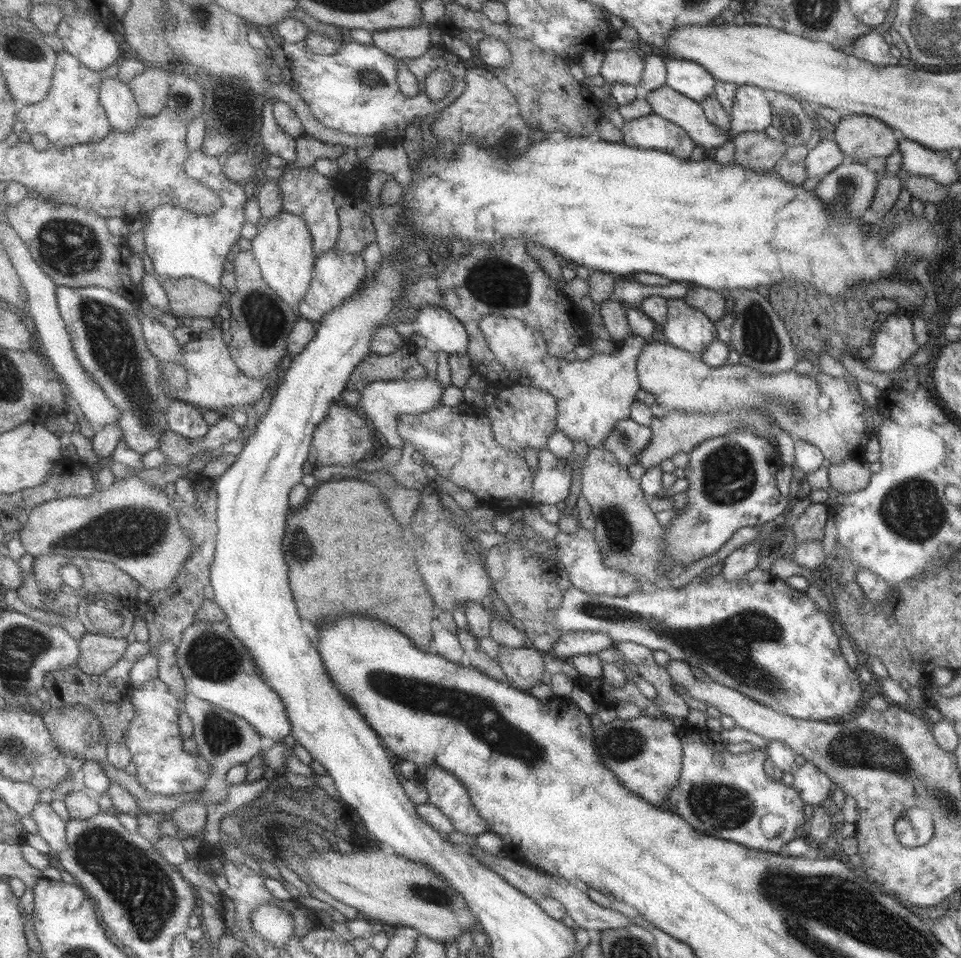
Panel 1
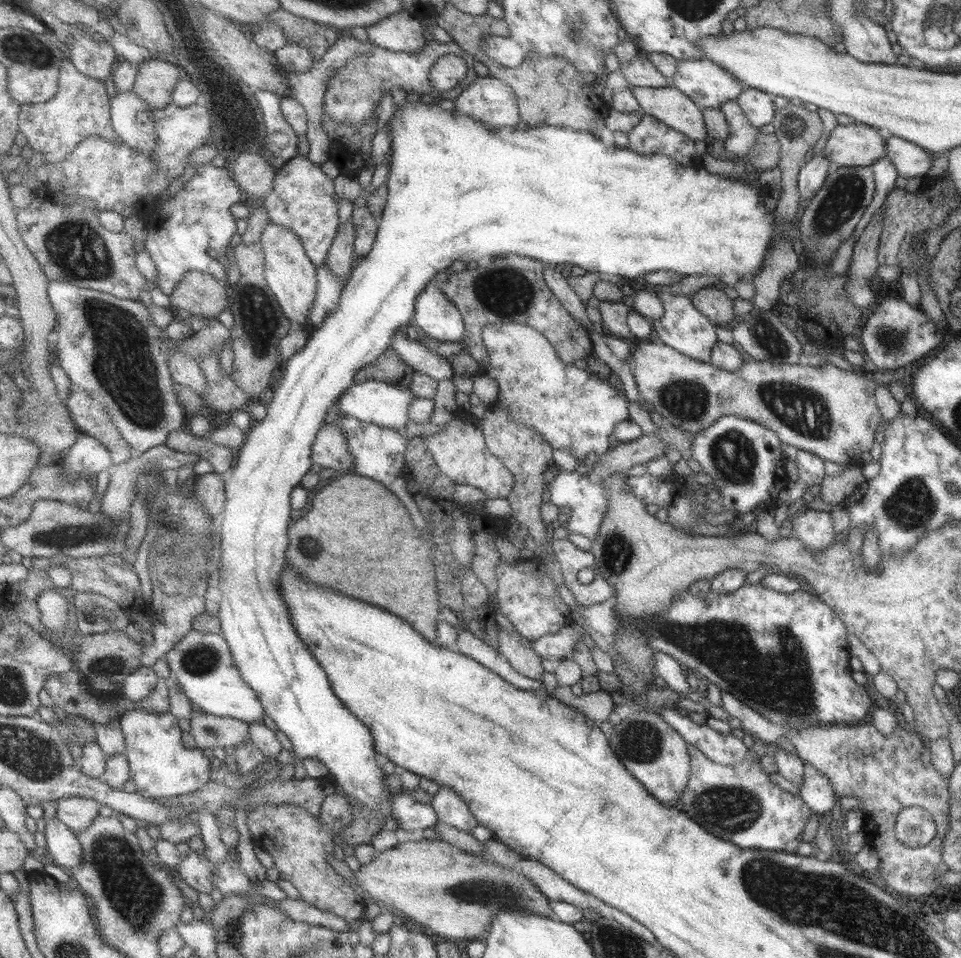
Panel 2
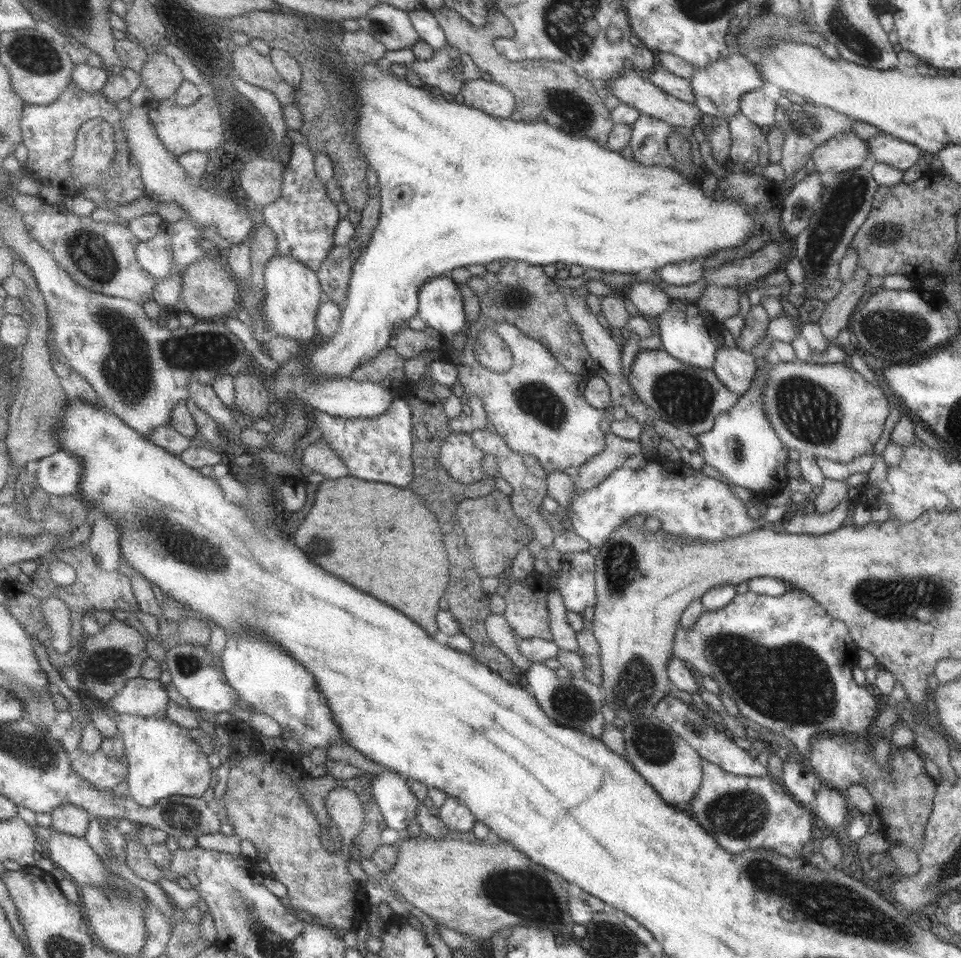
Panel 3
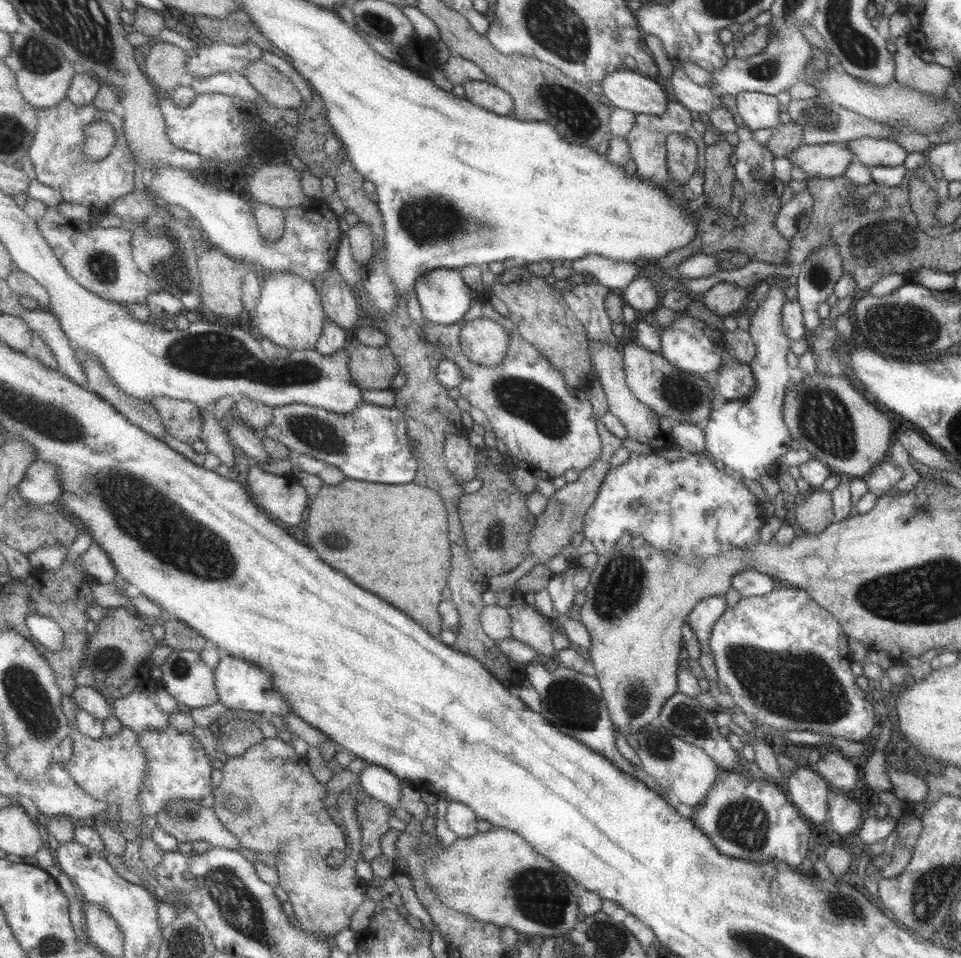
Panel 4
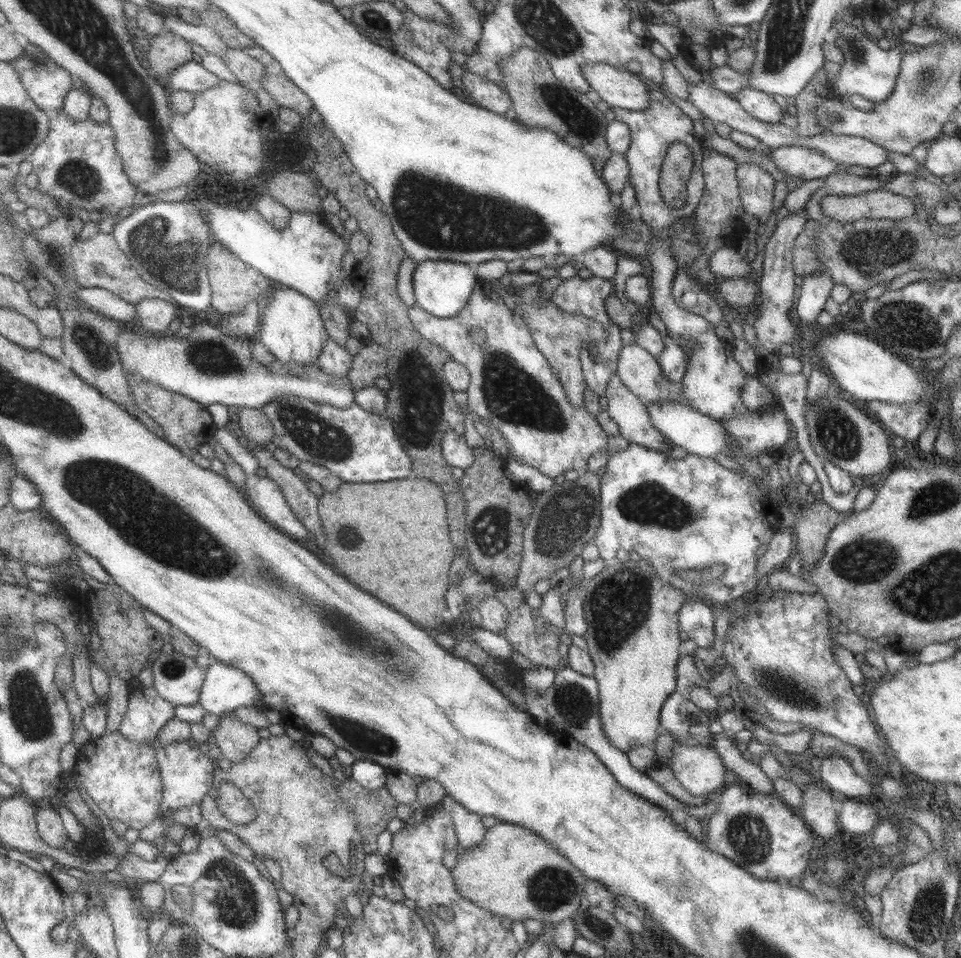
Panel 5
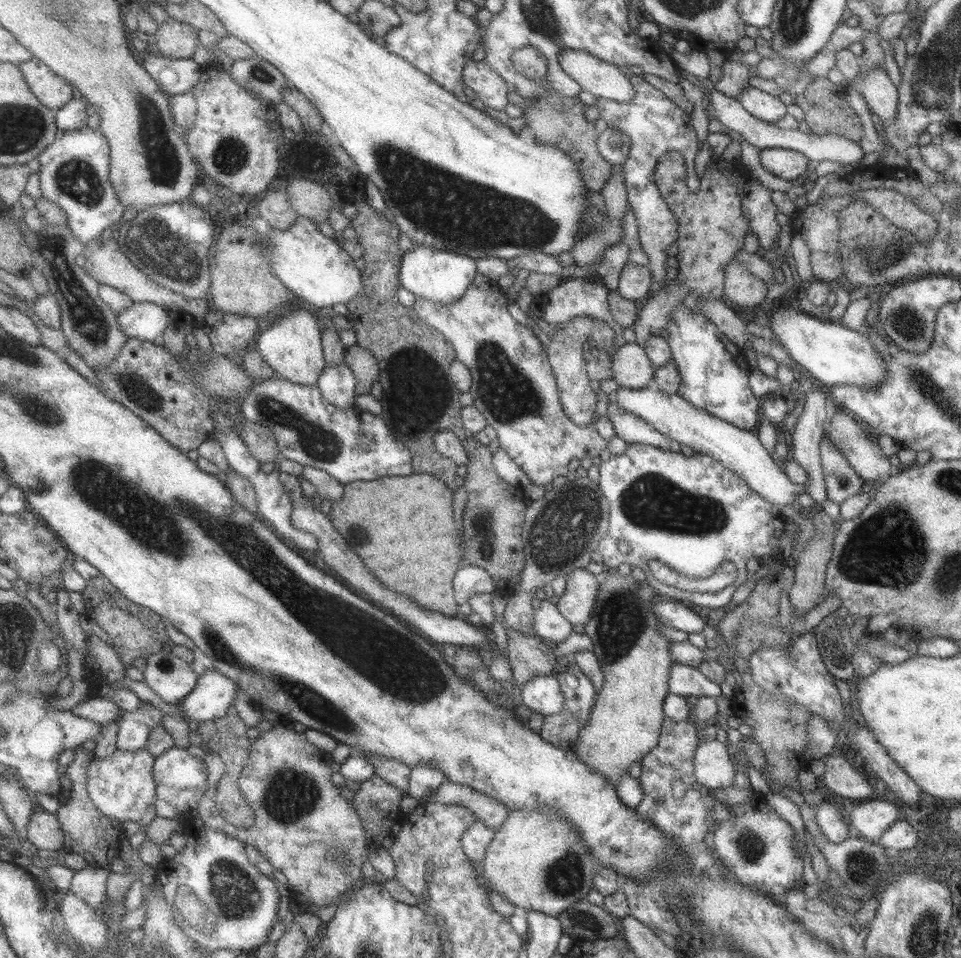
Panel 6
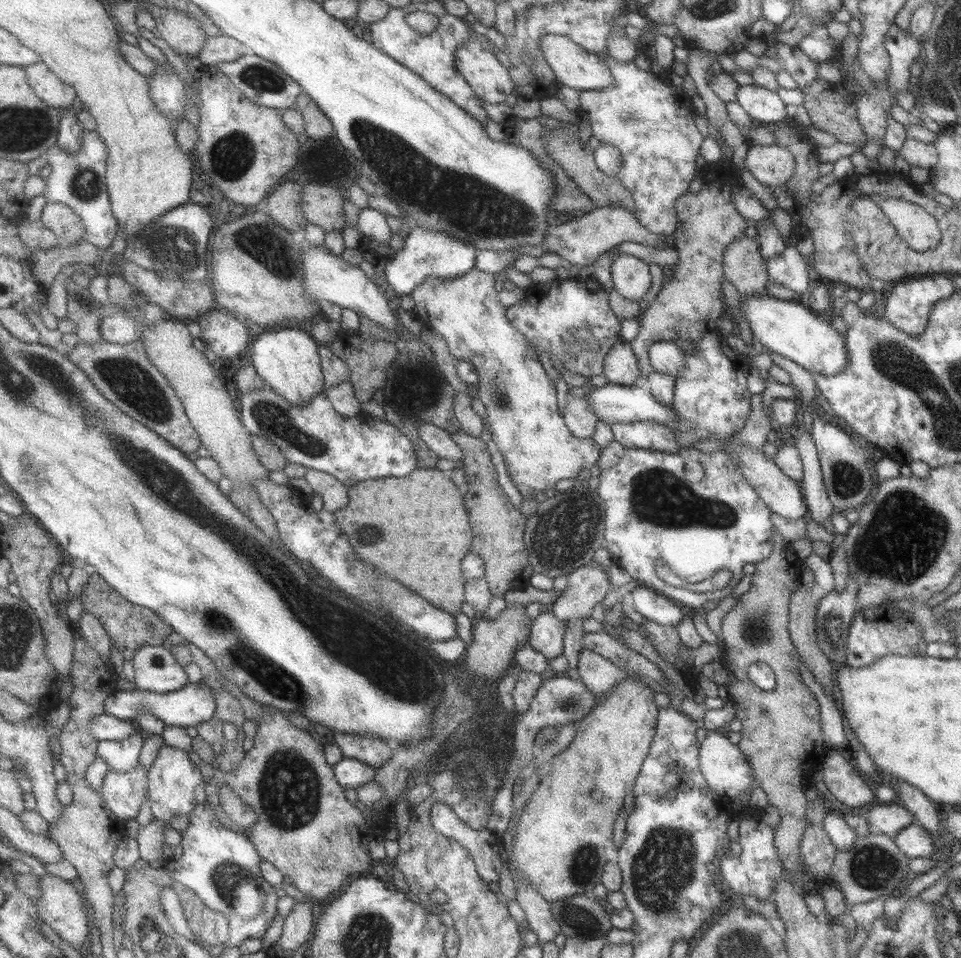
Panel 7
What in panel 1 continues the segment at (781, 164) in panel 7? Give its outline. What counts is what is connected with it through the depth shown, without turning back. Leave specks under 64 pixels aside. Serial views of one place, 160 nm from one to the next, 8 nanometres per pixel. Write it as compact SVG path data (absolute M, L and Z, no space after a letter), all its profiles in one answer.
M841 115L829 137L842 155L855 157L855 162L860 164L871 158L890 156L897 148L892 129L870 116Z

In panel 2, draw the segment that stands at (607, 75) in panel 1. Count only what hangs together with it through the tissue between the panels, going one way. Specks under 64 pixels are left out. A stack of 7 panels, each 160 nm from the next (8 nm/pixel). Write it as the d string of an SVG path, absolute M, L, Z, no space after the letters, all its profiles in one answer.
M637 54L627 63L619 63L616 72L623 74L629 88L632 86L649 88L673 86L672 80L666 79L662 74L659 74L655 65L651 64L647 57Z

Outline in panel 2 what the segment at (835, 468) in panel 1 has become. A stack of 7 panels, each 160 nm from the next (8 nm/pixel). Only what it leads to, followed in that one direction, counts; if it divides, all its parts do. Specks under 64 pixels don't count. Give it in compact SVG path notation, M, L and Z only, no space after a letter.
M850 465L837 476L825 475L816 490L820 493L819 497L823 502L834 507L845 500L855 488L863 485L863 482L865 479L861 475L860 465Z

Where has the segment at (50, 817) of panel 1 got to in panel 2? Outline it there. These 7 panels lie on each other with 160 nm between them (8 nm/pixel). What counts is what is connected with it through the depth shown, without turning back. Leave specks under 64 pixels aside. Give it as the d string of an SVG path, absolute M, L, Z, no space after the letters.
M56 816L45 828L46 855L68 871L79 868L84 863L84 848L78 834Z

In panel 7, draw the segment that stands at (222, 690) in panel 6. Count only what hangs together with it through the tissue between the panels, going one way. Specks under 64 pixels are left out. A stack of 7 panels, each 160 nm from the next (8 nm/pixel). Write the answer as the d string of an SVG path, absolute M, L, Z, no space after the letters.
M203 682L189 684L183 690L177 692L169 692L169 694L161 694L159 692L149 692L137 688L133 692L124 692L123 690L115 690L109 694L105 701L105 712L121 718L121 720L135 720L140 714L151 713L157 719L166 725L175 726L199 726L202 722L207 722L217 717L217 696L213 695L213 691Z

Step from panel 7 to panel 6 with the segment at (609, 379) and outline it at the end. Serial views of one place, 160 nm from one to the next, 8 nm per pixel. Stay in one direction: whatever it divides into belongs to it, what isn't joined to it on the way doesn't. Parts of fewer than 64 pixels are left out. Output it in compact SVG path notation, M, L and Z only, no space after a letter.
M626 342L611 357L612 379L619 387L638 389L651 385L655 368L642 346Z

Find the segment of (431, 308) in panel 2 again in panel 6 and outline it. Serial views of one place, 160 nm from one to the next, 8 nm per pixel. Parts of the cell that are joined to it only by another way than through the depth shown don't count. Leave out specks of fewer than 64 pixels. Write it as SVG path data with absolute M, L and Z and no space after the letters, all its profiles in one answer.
M414 245L402 258L400 281L415 297L427 298L439 304L453 304L463 298L476 280L478 259L452 250L439 250Z

